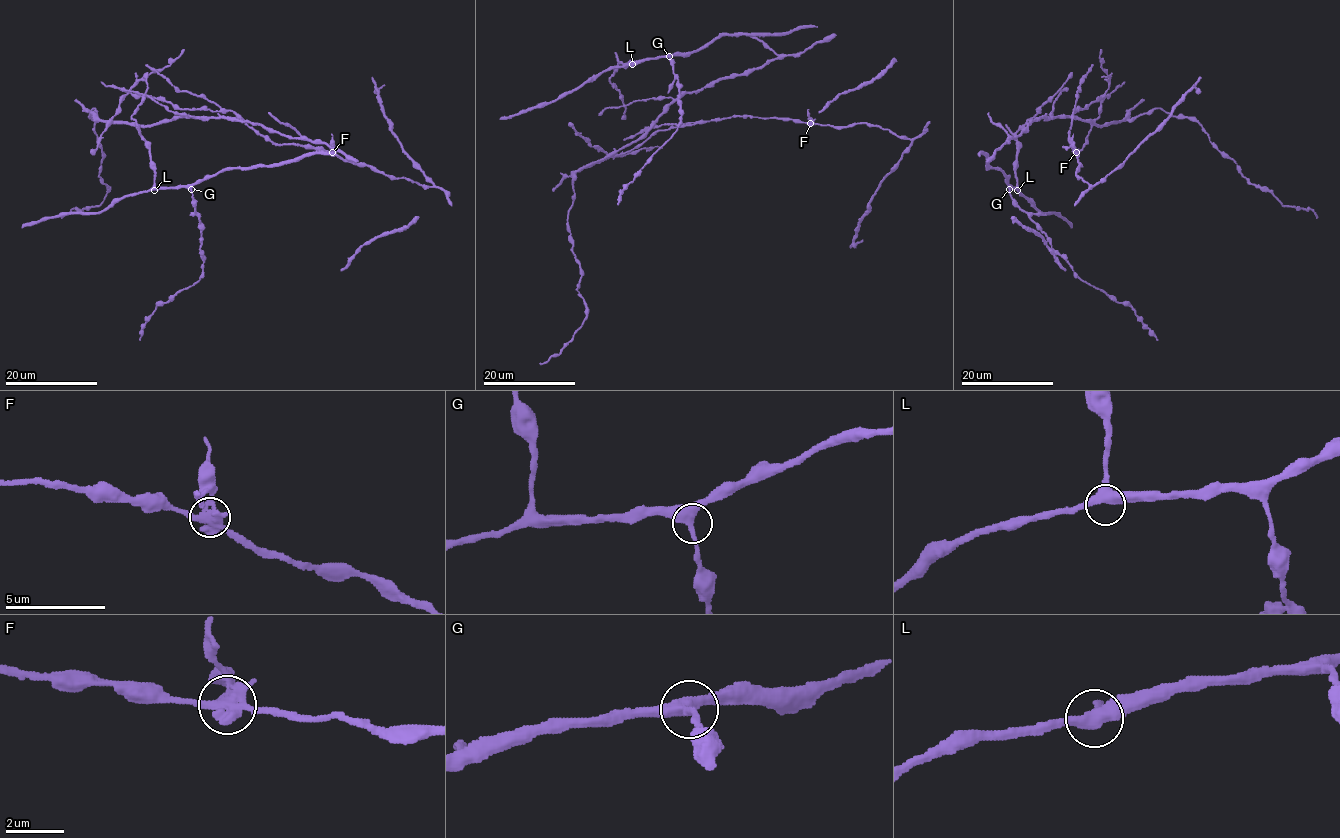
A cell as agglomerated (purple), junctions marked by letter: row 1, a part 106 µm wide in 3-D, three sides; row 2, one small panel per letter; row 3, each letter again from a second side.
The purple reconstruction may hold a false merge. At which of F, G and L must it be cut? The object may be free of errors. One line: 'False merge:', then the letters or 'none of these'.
False merge: F

